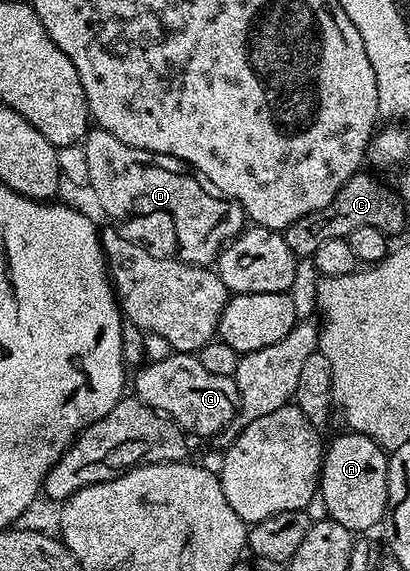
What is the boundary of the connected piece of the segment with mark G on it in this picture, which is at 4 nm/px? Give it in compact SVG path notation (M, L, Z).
M170 352L167 358L158 358L147 361L137 371L134 378L133 397L139 398L144 404L151 406L153 410L159 410L161 414L171 418L179 428L187 435L199 434L202 438L210 438L221 435L222 431L232 424L232 420L238 414L238 389L231 376L216 376L204 369L204 364L190 352Z

